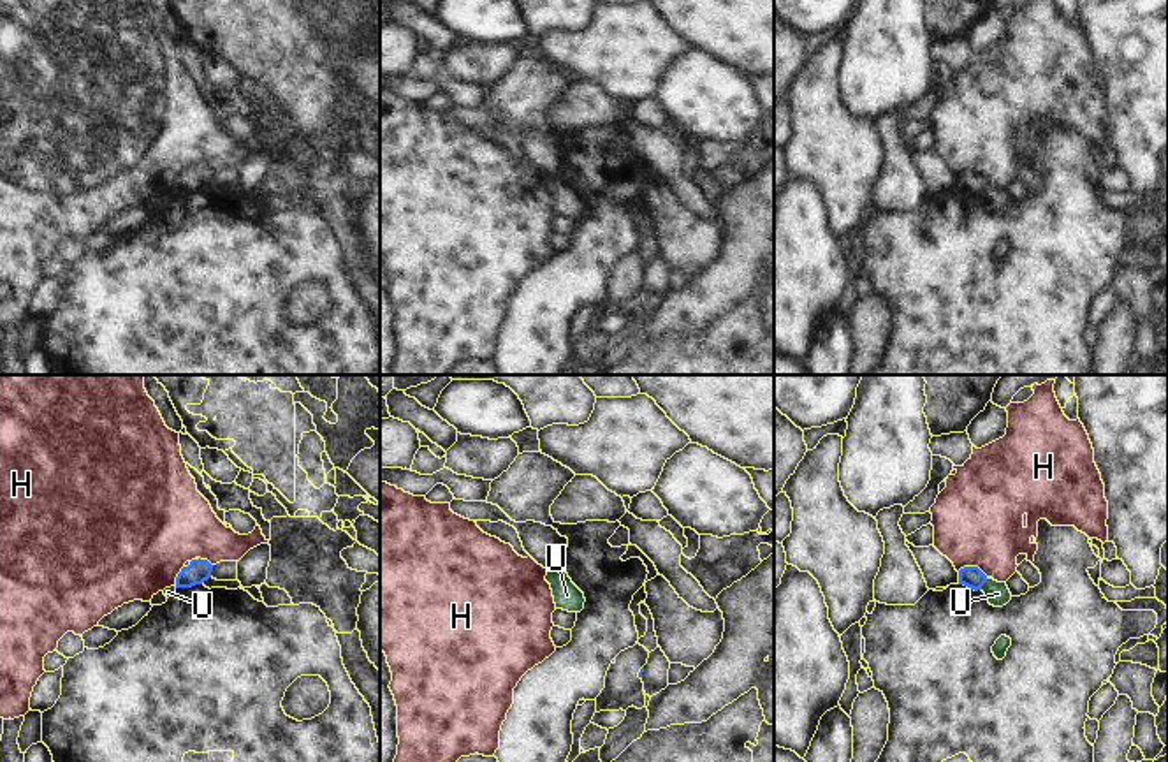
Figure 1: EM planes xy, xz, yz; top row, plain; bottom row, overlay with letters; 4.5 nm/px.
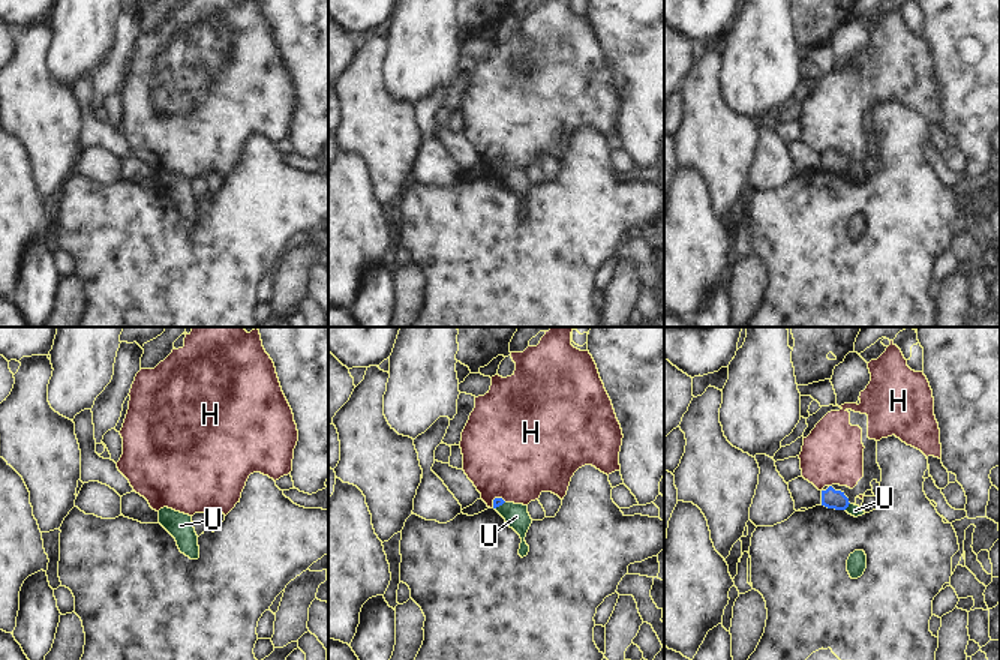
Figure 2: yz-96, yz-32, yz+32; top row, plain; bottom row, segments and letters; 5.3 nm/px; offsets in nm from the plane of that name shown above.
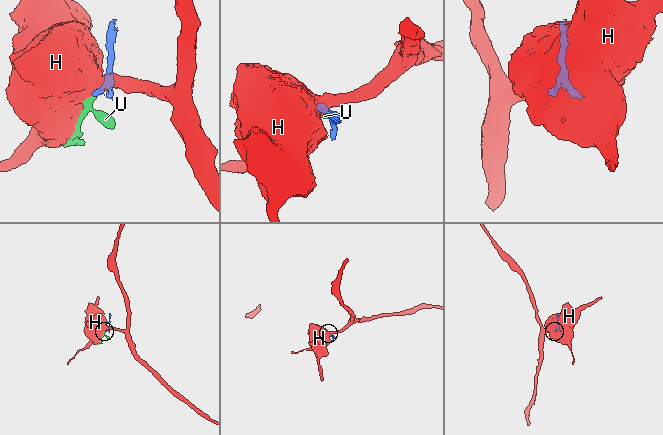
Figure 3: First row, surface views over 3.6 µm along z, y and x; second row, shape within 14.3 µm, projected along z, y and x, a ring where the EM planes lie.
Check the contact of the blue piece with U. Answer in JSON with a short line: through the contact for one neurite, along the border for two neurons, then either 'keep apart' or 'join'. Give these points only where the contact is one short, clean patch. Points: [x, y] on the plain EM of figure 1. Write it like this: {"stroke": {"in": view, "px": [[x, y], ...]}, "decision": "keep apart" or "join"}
{"stroke": {"in": "yz", "px": [[987, 185], [980, 194]]}, "decision": "keep apart"}

